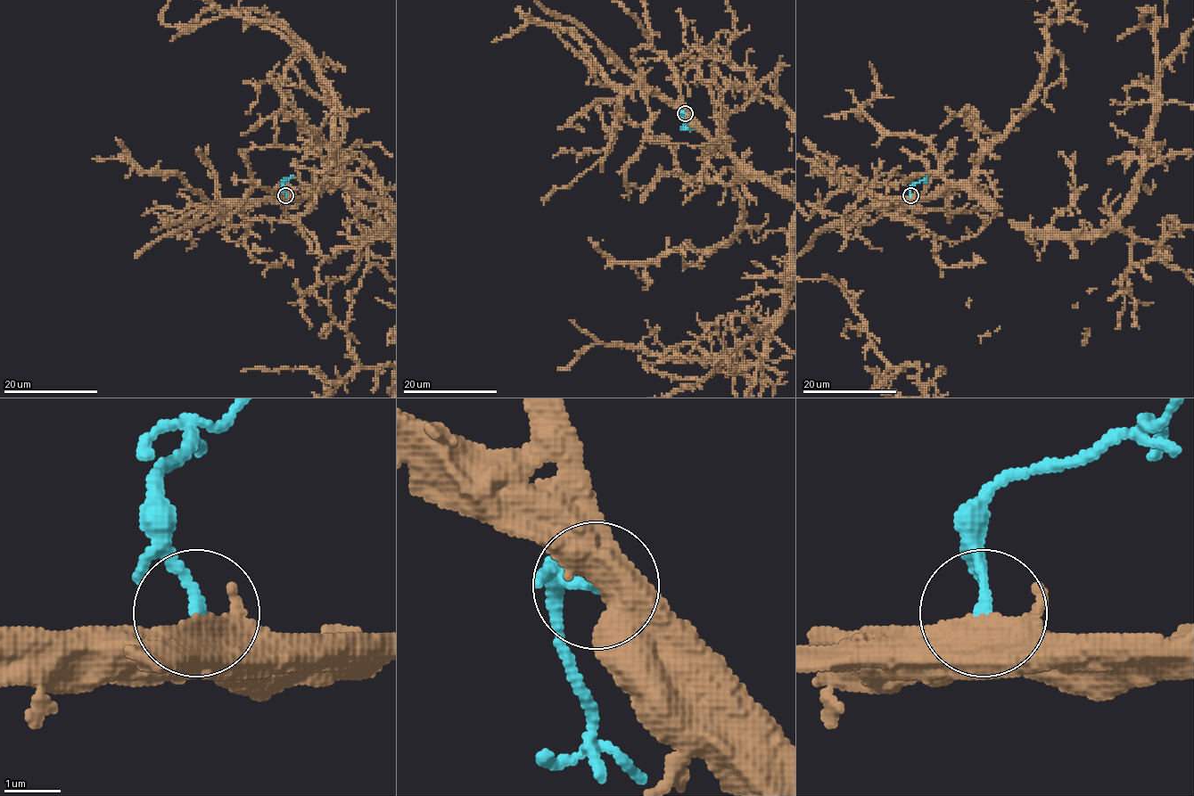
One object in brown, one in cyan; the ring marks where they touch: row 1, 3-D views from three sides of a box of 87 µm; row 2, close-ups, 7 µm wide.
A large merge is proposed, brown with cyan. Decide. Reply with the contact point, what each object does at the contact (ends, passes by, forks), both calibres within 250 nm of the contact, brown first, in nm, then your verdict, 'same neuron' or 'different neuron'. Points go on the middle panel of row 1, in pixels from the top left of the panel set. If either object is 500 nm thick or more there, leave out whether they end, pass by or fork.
(685, 113) | brown passes by | cyan ends | 480/190 nm | same neuron

